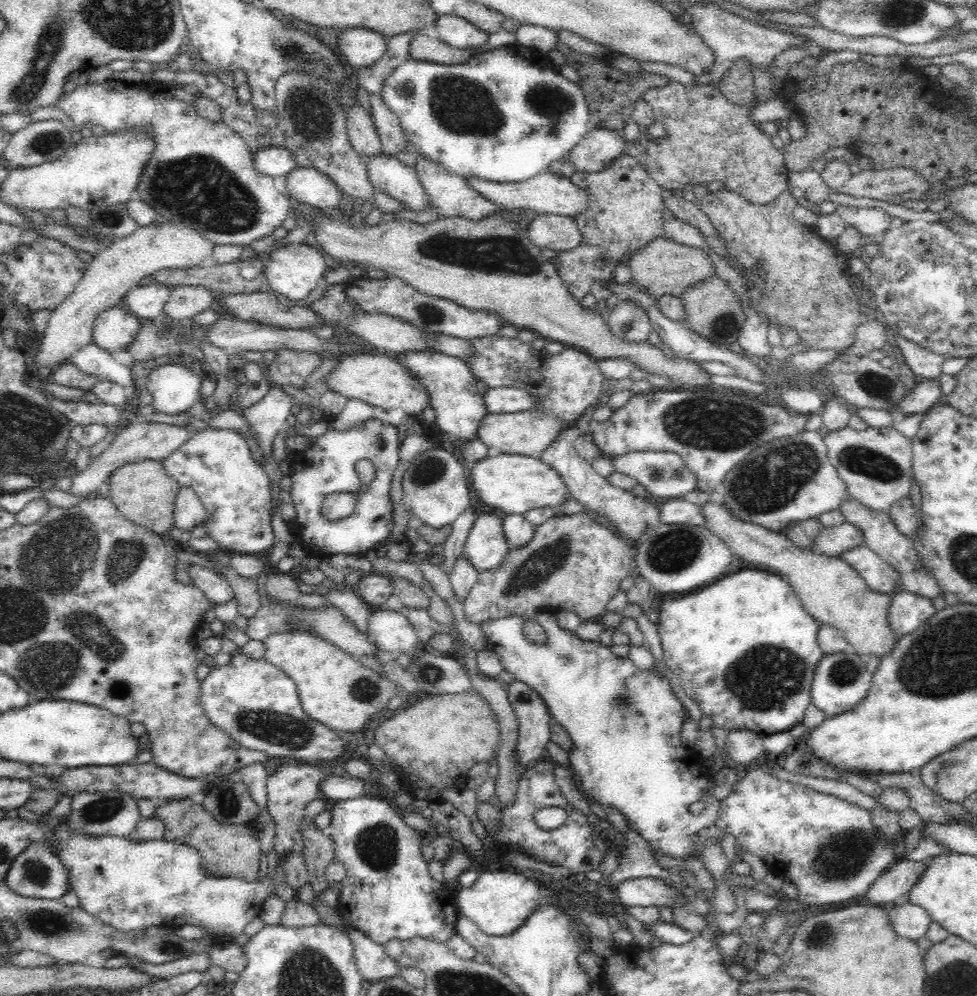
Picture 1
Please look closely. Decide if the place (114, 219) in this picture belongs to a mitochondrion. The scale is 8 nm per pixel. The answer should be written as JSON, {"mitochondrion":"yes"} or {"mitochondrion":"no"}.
{"mitochondrion":"yes"}

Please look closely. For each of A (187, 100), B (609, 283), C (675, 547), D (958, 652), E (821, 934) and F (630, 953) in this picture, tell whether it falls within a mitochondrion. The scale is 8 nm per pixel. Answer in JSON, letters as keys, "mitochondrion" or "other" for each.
{"A":"other","B":"other","C":"mitochondrion","D":"mitochondrion","E":"mitochondrion","F":"other"}

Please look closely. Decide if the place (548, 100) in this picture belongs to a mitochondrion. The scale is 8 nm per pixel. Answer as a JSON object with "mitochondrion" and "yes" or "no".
{"mitochondrion":"yes"}

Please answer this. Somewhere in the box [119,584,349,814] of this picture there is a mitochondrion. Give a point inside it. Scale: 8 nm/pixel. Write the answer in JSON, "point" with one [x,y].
{"point":[275,728]}

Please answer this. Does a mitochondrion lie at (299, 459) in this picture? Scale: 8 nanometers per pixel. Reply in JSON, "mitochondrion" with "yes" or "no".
{"mitochondrion":"no"}

